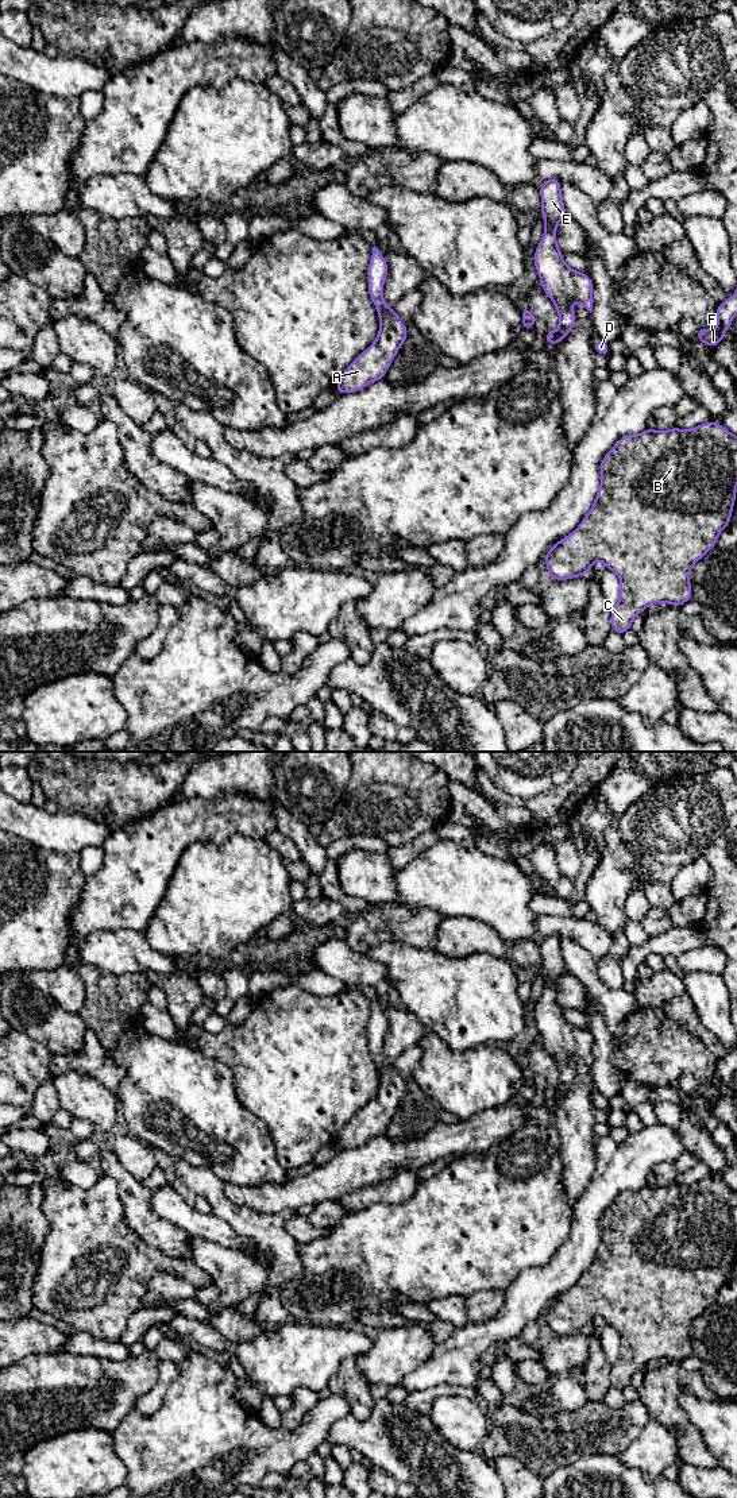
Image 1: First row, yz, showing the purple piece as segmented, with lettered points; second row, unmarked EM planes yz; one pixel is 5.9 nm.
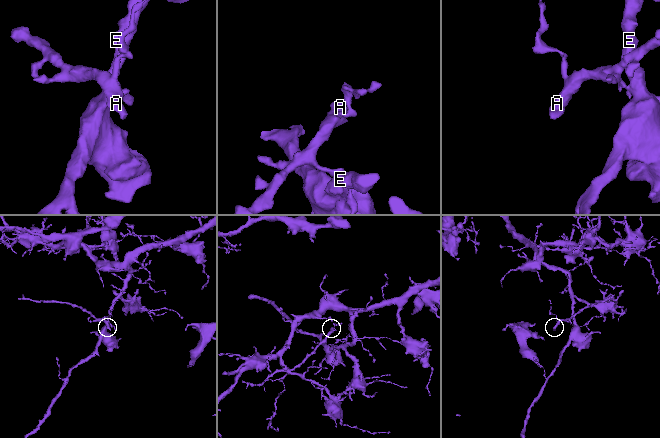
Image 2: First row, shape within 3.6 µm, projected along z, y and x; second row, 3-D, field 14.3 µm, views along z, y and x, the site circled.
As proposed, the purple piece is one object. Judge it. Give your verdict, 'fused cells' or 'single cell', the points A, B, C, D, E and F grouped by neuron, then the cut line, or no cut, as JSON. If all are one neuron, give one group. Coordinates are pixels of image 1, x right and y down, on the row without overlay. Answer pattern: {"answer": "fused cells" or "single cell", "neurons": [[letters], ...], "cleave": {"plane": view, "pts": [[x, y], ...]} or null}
{"answer": "fused cells", "neurons": [["A", "F"], ["B", "C", "D", "E"]], "cleave": {"plane": "yz", "pts": [[555, 1089], [558, 1099]]}}

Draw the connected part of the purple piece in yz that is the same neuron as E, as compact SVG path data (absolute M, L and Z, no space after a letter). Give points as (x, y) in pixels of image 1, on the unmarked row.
M559 934L540 939L544 991L536 1003L533 1018L544 1049L552 1055L557 1070L557 1100L572 1086L576 1073L571 1059L578 1058L593 1067L593 1035L568 1023L556 1000L556 982L567 972Z

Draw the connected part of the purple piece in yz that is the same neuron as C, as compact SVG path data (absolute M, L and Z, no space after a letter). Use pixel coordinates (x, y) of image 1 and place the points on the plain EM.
M709 1177L692 1185L655 1186L626 1190L603 1212L602 1238L591 1266L579 1282L551 1302L544 1313L548 1331L568 1336L590 1328L595 1316L617 1329L621 1337L618 1359L611 1364L611 1386L624 1390L632 1377L649 1360L665 1358L682 1362L691 1355L690 1328L717 1298L719 1289L732 1278L737 1248L737 1192L721 1180Z

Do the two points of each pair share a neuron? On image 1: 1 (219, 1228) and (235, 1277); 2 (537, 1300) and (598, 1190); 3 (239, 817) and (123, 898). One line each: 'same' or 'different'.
1: different
2: same
3: same

